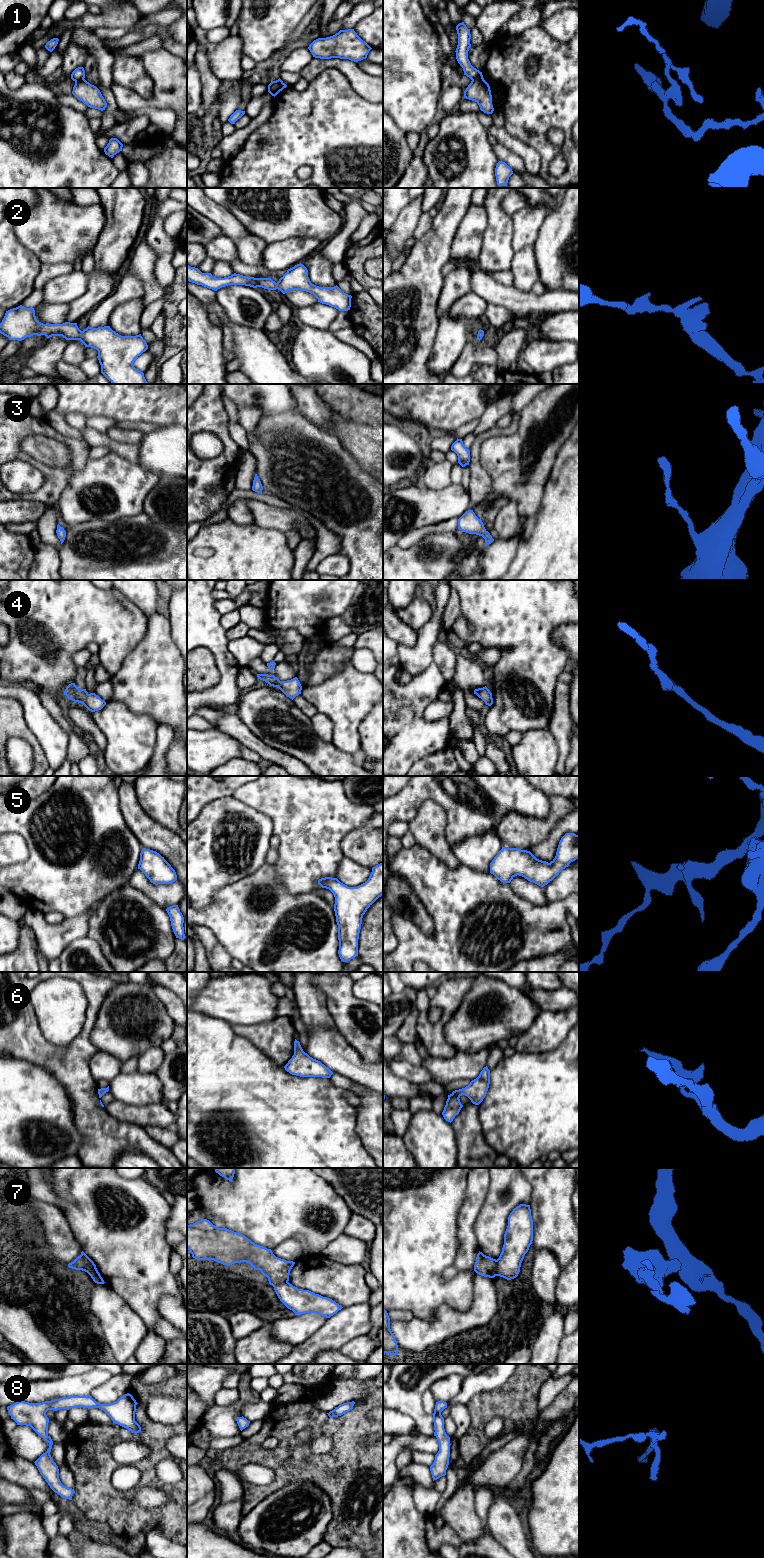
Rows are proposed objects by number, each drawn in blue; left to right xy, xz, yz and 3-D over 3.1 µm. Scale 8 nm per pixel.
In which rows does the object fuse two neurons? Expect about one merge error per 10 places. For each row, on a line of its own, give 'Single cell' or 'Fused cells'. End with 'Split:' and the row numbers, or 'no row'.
1: Fused cells
2: Single cell
3: Single cell
4: Single cell
5: Single cell
6: Single cell
7: Fused cells
8: Single cell
Split: 1, 7

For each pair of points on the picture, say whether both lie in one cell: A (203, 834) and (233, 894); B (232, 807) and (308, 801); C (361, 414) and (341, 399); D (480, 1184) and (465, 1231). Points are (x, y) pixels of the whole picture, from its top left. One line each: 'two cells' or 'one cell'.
A: two cells
B: two cells
C: one cell
D: one cell

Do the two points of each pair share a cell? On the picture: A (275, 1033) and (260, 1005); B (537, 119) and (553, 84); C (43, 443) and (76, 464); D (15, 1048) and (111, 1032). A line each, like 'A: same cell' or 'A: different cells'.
A: different cells
B: same cell
C: different cells
D: different cells

